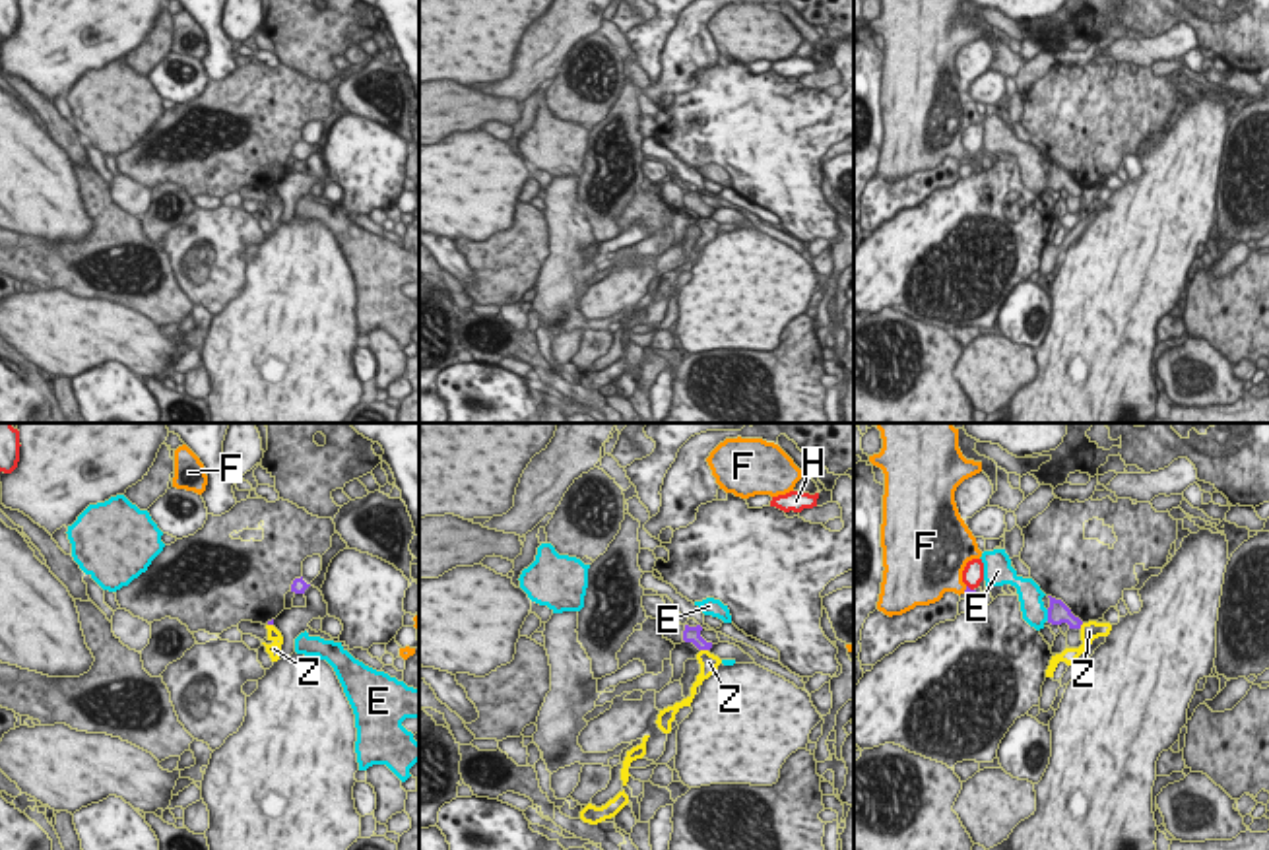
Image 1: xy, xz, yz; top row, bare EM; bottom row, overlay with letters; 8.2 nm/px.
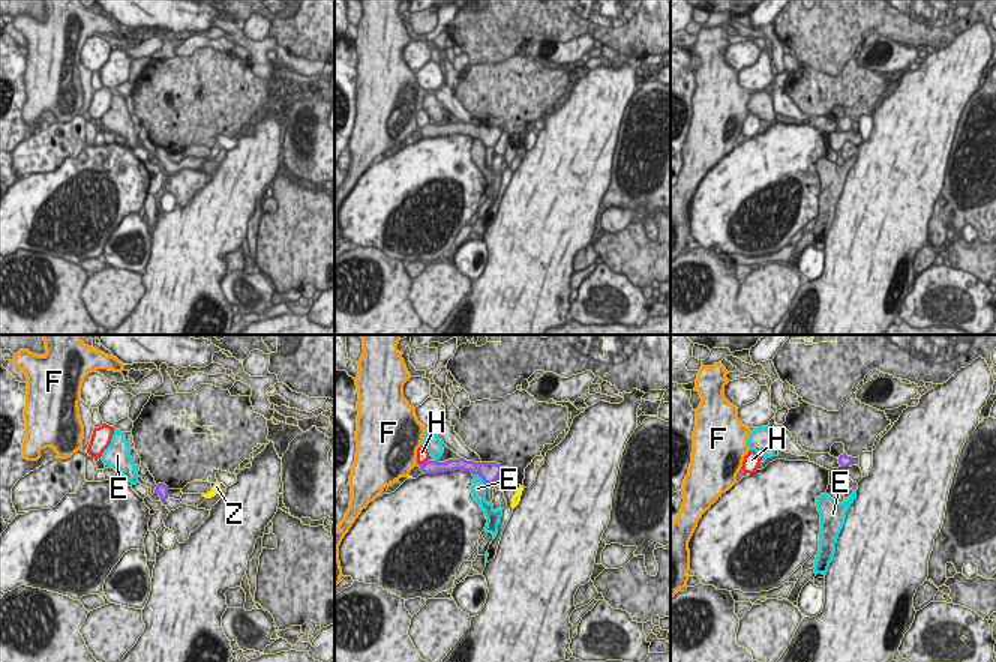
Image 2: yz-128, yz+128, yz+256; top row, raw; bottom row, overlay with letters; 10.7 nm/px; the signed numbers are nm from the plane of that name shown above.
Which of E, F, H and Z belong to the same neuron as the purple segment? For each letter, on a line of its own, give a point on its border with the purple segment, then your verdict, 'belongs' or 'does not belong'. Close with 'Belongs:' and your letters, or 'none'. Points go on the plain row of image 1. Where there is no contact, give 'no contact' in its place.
E: contact yz (1048, 181); does not belong
F: contact yz (965, 156); belongs
H: contact yz (969, 154); does not belong
Z: contact xz (705, 214); does not belong
Belongs: F

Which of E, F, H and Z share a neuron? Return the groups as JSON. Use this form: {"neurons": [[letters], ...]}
{"neurons": [["E"], ["F"], ["H"], ["Z"]]}

